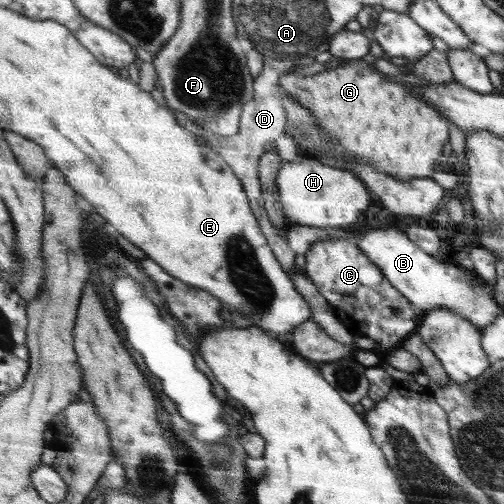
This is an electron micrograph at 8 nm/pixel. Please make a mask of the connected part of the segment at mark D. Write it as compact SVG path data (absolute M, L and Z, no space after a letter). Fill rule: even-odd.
M264 56L263 70L254 79L254 95L250 103L244 104L242 114L240 114L240 132L238 135L223 136L220 144L214 144L214 150L228 163L231 164L235 174L240 178L247 196L250 198L250 206L252 213L258 218L259 225L267 237L268 244L274 250L275 256L279 259L279 263L287 272L293 272L293 268L297 268L294 263L296 252L294 252L287 243L285 236L277 233L277 228L270 223L266 204L263 200L263 192L258 176L258 162L260 157L266 153L266 146L278 140L279 136L287 133L287 114L281 99L281 87L279 87L279 78L292 68L292 64L296 62L294 59L268 58Z

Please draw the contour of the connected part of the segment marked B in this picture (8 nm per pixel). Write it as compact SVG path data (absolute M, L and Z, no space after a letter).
M396 227L362 230L357 233L355 242L379 266L384 278L407 297L411 304L416 304L422 310L437 310L441 306L455 310L482 333L497 319L500 310L496 308L490 292L486 292L486 286L478 286L474 271L467 271L450 259L435 259L431 253L424 252L415 241L404 236L402 230Z

